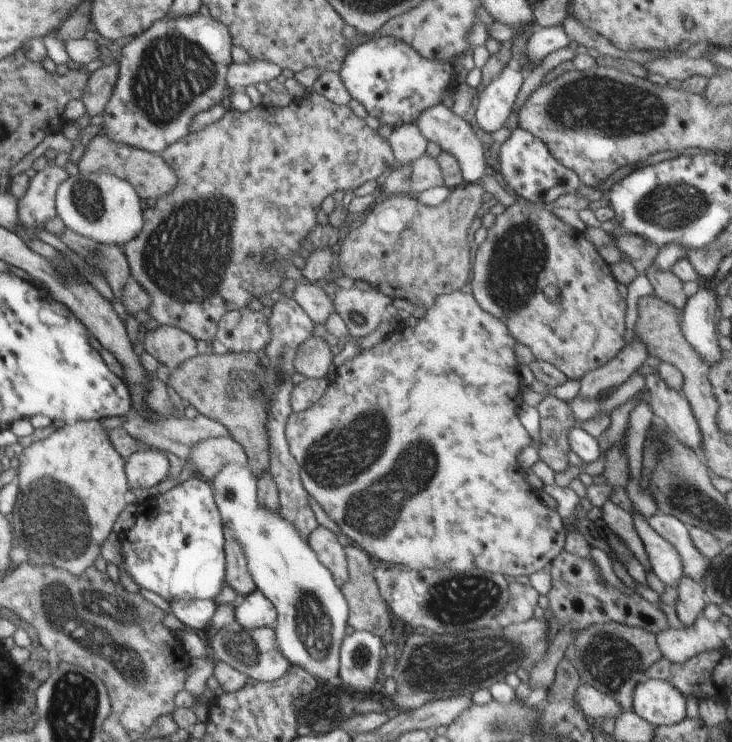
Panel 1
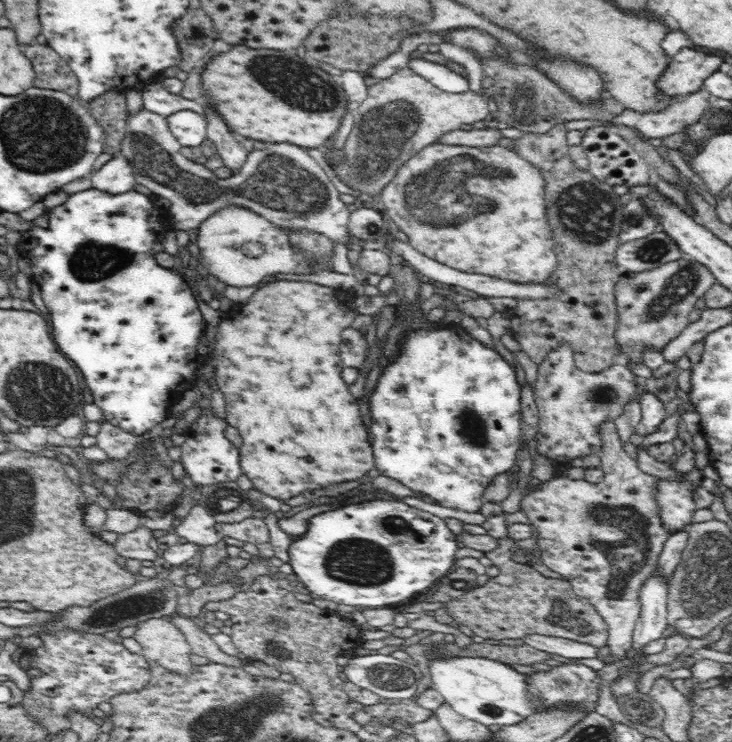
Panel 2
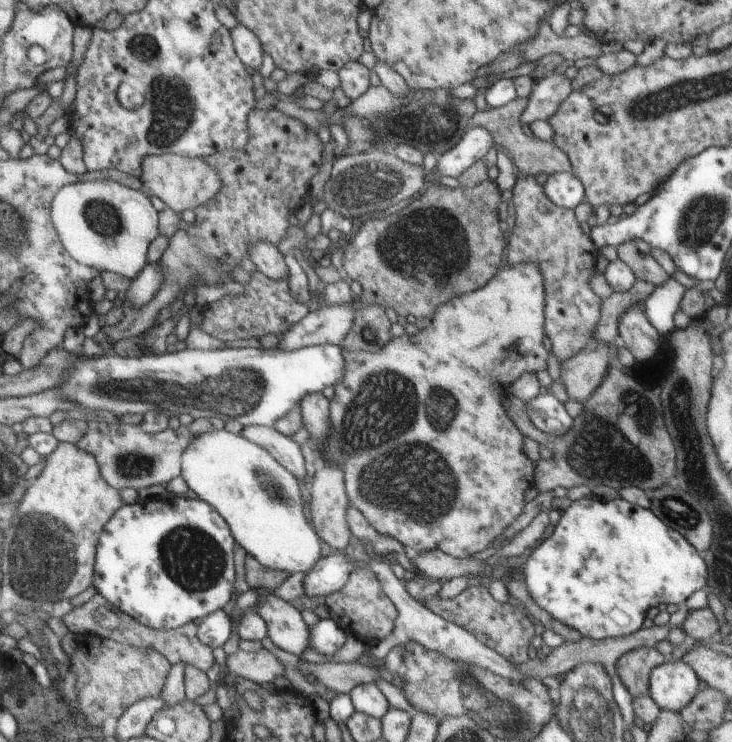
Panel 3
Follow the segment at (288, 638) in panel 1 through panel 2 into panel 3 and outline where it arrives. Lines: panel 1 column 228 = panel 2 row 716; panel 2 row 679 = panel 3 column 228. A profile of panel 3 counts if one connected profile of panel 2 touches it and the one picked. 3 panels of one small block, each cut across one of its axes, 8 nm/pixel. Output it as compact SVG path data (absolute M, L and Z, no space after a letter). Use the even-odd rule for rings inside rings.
M215 427L196 435L181 455L181 476L202 501L210 504L224 518L234 541L263 566L282 572L283 578L296 572L309 573L323 557L318 532L315 532L314 524L306 520L307 506L300 494L299 481L275 462L268 452L240 434Z

